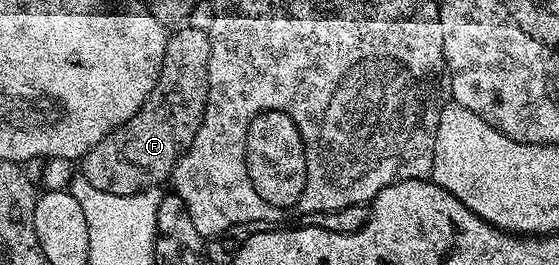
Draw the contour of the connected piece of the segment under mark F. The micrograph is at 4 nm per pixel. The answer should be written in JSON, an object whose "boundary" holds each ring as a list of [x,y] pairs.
{"boundary":[[[180,26],[175,31],[166,42],[164,65],[154,90],[150,90],[150,98],[146,98],[134,118],[119,124],[79,161],[79,171],[94,190],[125,196],[163,185],[163,180],[165,183],[171,177],[176,163],[184,157],[190,142],[194,142],[208,97],[212,43],[208,33],[197,28]]]}

